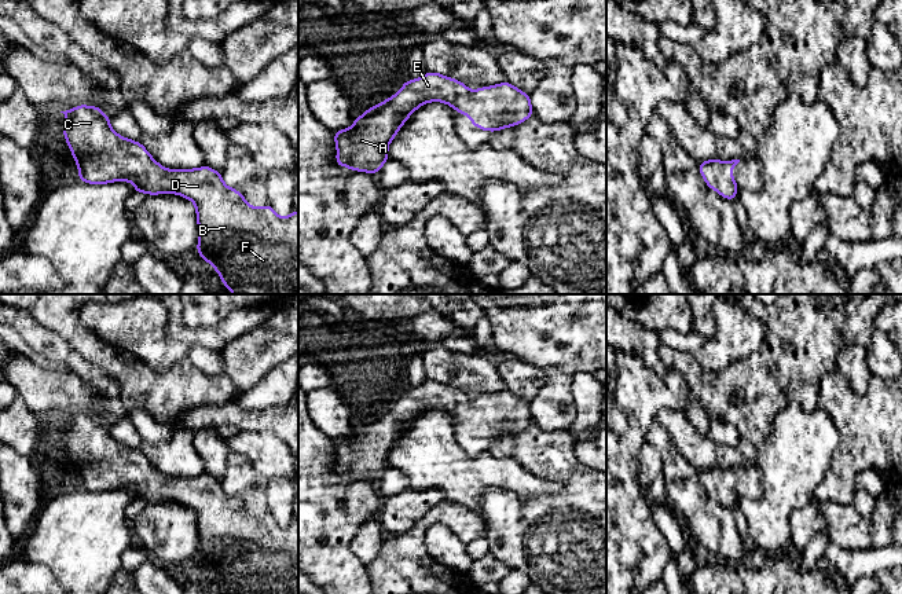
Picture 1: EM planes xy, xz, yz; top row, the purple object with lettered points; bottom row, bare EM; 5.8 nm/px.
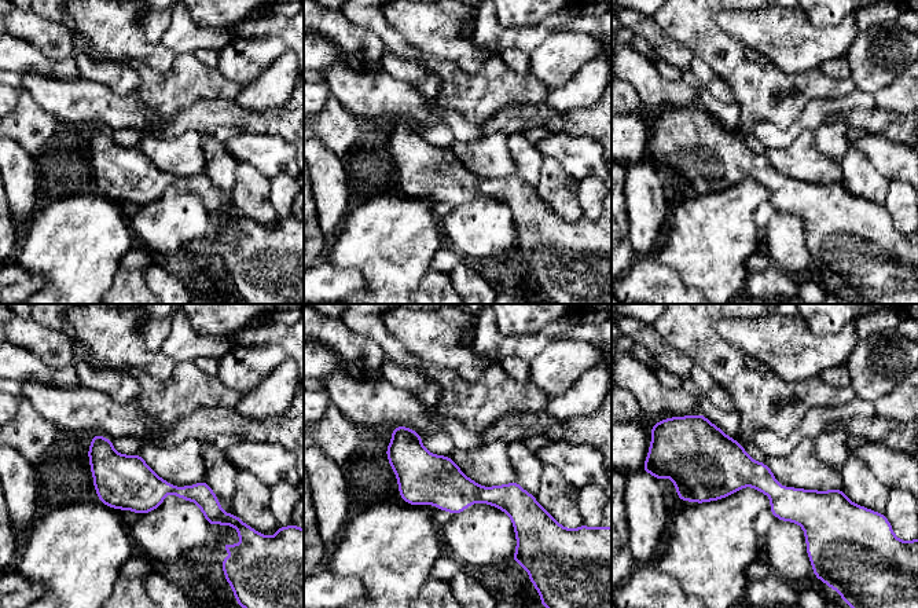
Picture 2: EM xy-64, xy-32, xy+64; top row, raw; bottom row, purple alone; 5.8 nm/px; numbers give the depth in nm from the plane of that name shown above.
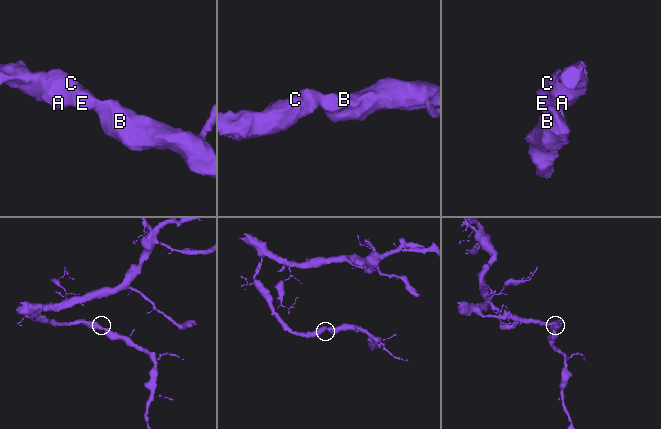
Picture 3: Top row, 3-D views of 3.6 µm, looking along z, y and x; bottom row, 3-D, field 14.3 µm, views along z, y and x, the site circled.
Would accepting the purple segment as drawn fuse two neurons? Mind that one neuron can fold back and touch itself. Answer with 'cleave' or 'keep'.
keep

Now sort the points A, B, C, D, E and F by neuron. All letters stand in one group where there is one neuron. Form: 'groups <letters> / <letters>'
groups A B C D E F

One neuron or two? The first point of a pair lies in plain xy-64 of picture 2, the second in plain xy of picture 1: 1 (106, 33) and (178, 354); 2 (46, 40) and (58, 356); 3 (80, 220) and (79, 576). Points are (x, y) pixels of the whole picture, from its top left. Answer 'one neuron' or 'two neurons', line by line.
1: one neuron
2: two neurons
3: one neuron

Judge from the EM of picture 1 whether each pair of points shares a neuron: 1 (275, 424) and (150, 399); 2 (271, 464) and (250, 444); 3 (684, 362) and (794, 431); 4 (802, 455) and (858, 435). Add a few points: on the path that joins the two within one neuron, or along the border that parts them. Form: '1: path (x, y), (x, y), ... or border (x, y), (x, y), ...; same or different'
1: border (233, 399), (219, 406); different
2: path (266, 458), (256, 448); same
3: border (806, 410), (788, 403), (774, 418), (762, 448); different
4: border (825, 413), (839, 435), (839, 444), (828, 470); different

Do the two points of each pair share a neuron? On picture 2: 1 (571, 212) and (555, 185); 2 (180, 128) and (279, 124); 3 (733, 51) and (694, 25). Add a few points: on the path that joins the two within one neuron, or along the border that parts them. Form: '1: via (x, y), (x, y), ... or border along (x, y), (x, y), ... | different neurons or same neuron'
1: via (566, 205), (560, 191) | same neuron
2: via (205, 117), (238, 117), (254, 121) | same neuron
3: via (723, 47), (716, 47), (704, 35) | same neuron

